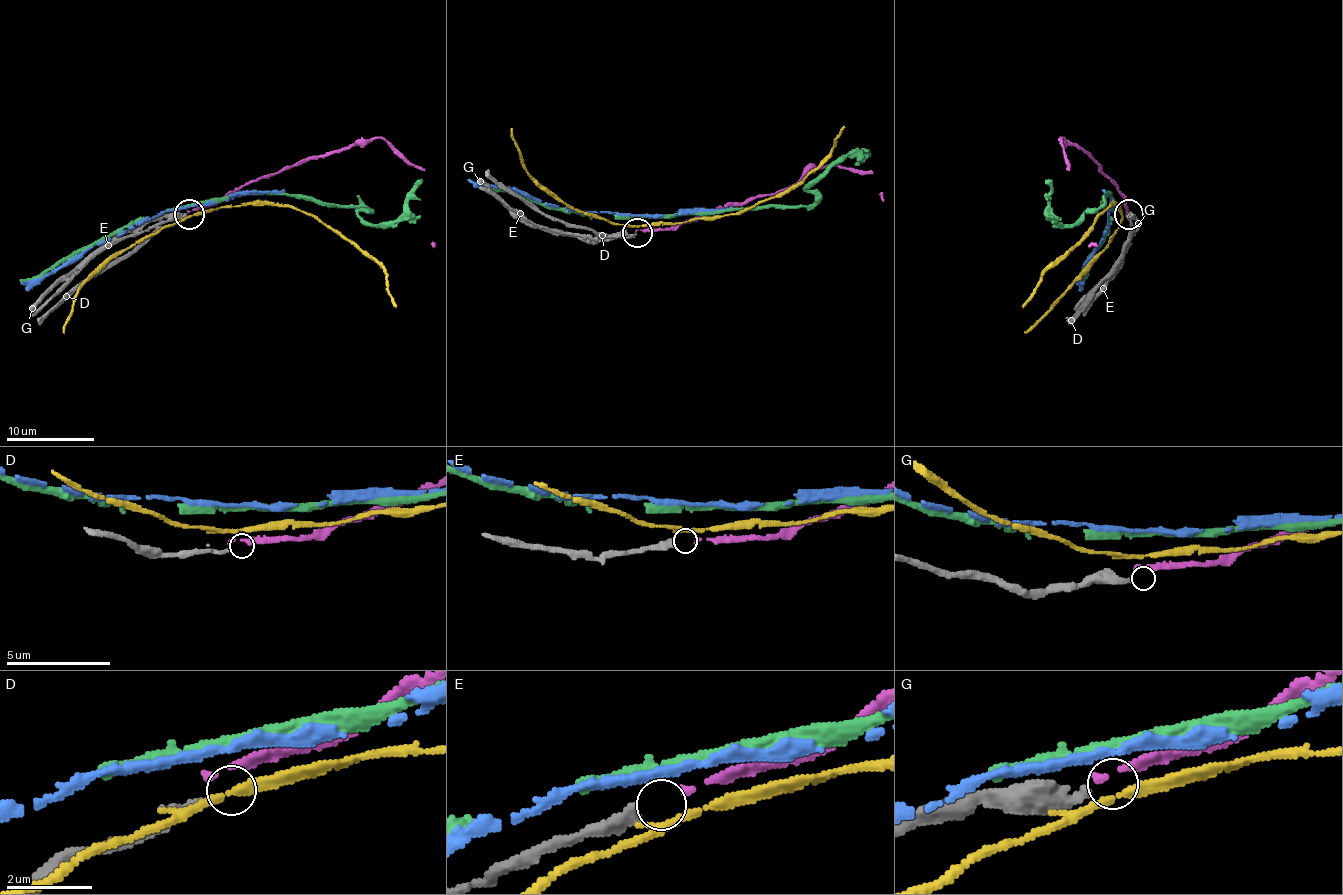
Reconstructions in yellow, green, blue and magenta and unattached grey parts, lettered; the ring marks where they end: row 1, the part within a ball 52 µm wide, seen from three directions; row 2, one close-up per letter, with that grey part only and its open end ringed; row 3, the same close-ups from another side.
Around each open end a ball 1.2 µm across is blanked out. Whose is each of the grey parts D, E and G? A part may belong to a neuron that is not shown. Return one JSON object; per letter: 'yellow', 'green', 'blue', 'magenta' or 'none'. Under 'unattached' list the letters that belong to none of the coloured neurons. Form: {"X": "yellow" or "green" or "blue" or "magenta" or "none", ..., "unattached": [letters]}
{"D": "none", "E": "magenta", "G": "none", "unattached": ["D", "G"]}

